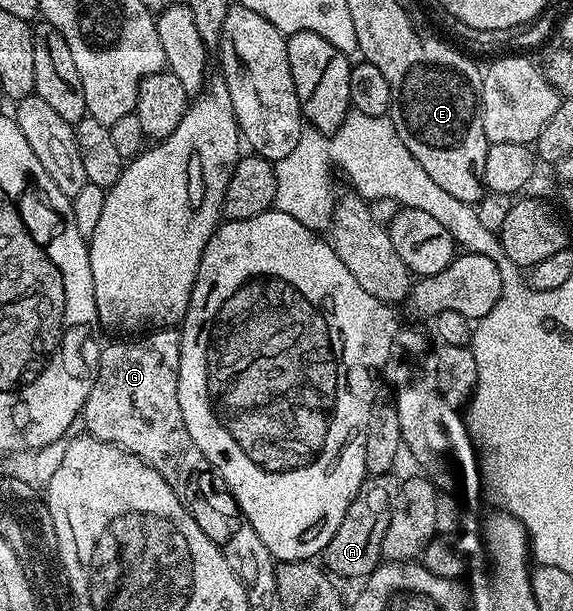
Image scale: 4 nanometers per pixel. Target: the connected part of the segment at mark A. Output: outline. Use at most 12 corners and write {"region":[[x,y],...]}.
{"region":[[367,476],[320,554],[335,578],[383,560],[399,478]]}

